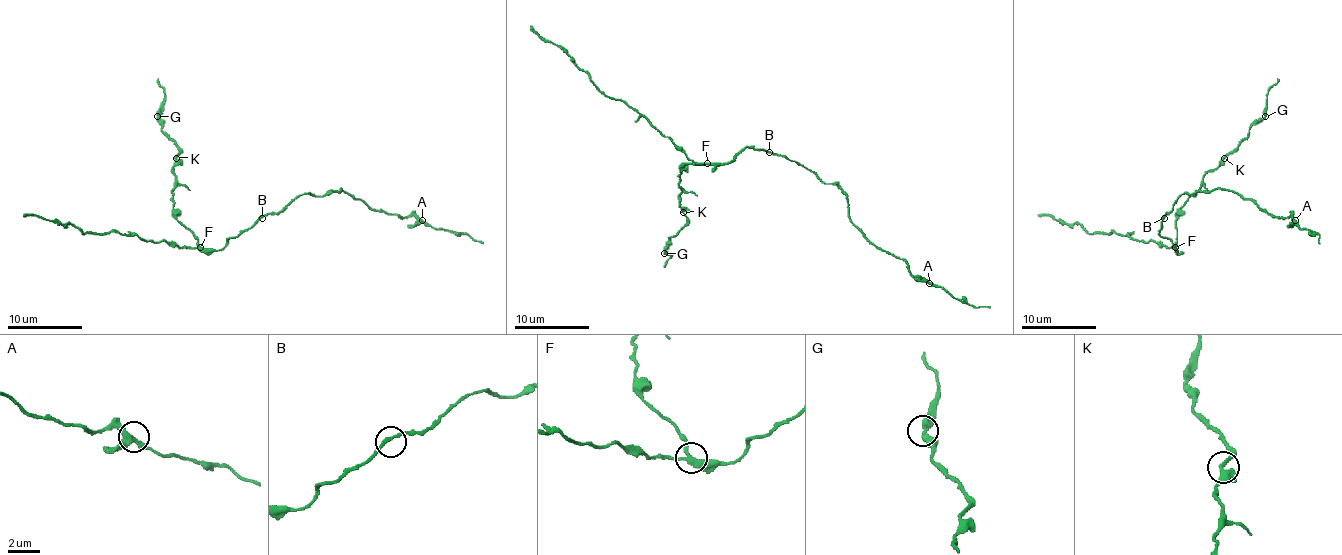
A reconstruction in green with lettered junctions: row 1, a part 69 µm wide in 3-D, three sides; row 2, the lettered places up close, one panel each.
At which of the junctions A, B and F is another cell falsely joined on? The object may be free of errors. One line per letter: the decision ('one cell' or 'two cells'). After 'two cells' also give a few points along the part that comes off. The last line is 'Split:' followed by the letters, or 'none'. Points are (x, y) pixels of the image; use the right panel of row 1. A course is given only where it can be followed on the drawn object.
A: one cell
B: one cell
F: two cells; course (1175, 248), (1177, 212), (1198, 190), (1202, 178), (1233, 150), (1263, 116), (1267, 90), (1279, 79)
Split: F

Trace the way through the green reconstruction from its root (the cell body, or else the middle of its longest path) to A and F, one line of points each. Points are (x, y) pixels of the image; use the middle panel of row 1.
A: (768, 152), (835, 184), (846, 197), (850, 221), (929, 283)
F: (768, 152), (747, 146), (726, 163), (707, 163)

